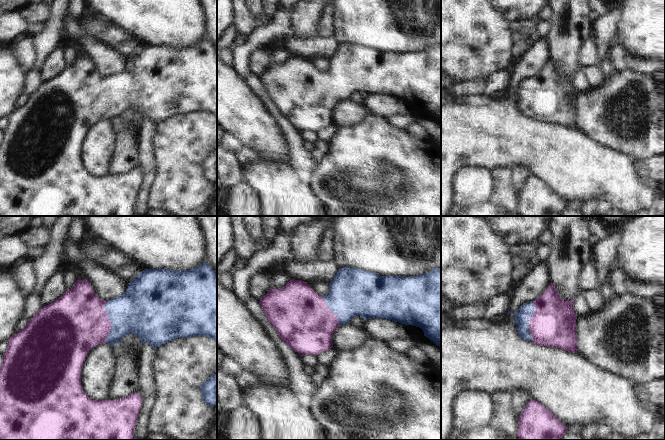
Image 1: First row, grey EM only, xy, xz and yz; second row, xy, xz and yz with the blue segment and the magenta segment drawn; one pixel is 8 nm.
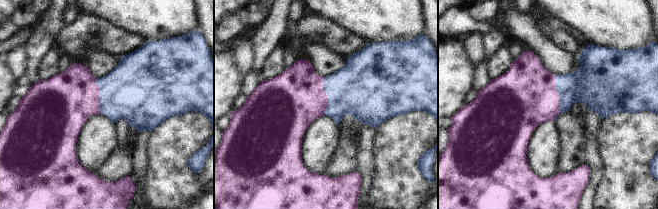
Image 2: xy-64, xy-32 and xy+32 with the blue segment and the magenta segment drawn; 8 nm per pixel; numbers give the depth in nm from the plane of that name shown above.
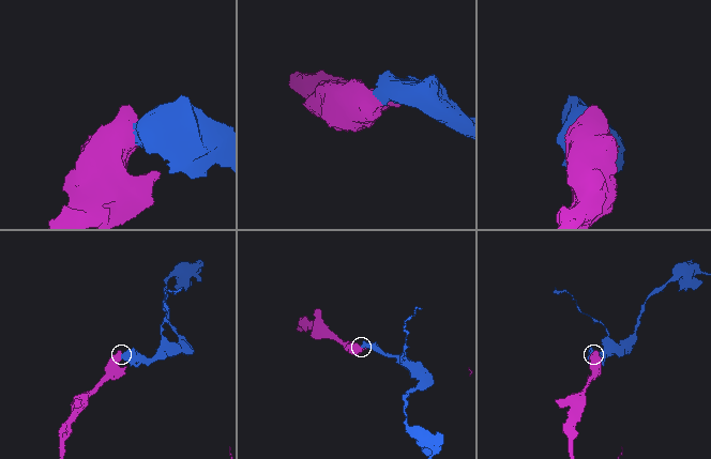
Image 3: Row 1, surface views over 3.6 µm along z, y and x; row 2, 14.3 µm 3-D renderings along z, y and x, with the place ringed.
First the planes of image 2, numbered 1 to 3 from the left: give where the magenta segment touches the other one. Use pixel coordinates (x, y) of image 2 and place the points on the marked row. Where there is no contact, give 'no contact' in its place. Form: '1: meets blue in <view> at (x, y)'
1: meets blue in xy-64 at (100, 96)
2: meets blue in xy-32 at (328, 96)
3: meets blue in xy+32 at (558, 93)

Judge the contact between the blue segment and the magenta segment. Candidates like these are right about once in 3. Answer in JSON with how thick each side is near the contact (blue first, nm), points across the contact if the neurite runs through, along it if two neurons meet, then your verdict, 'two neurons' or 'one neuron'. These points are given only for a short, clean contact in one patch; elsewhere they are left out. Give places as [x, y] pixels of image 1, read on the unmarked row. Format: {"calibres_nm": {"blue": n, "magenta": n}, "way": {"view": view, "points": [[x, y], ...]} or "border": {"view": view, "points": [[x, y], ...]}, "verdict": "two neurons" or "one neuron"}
{"calibres_nm": {"blue": 380, "magenta": 440}, "way": {"view": "xy", "points": [[140, 87], [118, 92], [111, 98], [80, 99]]}, "verdict": "one neuron"}

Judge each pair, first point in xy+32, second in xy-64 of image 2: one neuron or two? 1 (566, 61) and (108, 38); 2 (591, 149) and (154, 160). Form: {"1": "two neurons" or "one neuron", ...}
{"1": "two neurons", "2": "two neurons"}

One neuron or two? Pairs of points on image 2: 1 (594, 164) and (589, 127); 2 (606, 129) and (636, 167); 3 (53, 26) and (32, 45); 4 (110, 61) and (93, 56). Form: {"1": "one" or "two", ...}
{"1": "one", "2": "one", "3": "one", "4": "one"}

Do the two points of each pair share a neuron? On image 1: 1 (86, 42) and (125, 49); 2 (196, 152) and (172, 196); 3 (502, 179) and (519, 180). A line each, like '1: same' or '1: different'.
1: different
2: same
3: different

